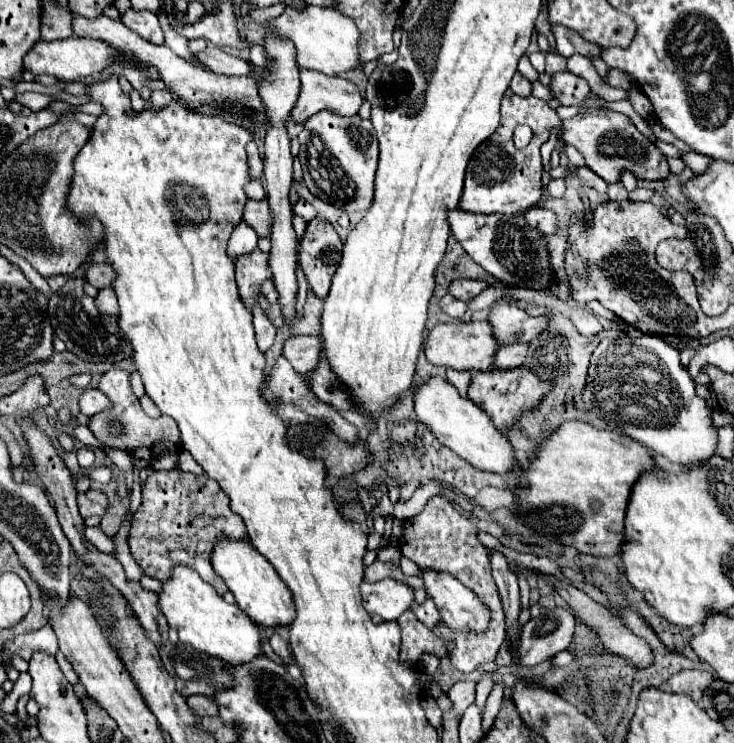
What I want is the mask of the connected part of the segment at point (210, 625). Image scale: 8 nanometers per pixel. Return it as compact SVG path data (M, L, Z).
M174 566L172 576L162 582L162 590L158 592L158 608L168 620L168 626L178 632L182 644L214 658L222 658L226 664L244 664L262 652L260 634L252 620L236 604L226 604L222 596L218 596L216 590L198 576L198 572L188 570L188 566Z

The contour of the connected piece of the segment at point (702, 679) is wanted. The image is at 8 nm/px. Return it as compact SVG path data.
M682 670L674 676L668 678L668 686L672 692L676 694L688 694L692 700L700 700L702 692L710 686L712 682L712 674L710 672L702 672L702 670Z

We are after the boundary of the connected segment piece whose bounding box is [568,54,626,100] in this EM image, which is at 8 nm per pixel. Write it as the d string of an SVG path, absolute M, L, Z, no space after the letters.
M574 54L574 56L568 58L568 70L572 70L578 76L582 76L590 84L592 92L596 92L598 96L602 96L604 100L624 100L626 98L624 90L610 88L608 84L604 84L602 78L598 76L598 72L594 70L592 62L586 56L582 56L582 54Z

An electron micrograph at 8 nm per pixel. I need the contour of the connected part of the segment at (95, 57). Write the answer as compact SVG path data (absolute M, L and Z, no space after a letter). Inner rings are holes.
M64 38L64 40L54 40L54 42L36 42L28 54L24 56L24 70L32 72L34 76L38 74L50 74L58 80L76 80L76 78L84 78L84 76L92 76L92 74L100 74L104 68L108 68L112 64L112 58L116 56L116 52L102 40L94 40L94 38Z

